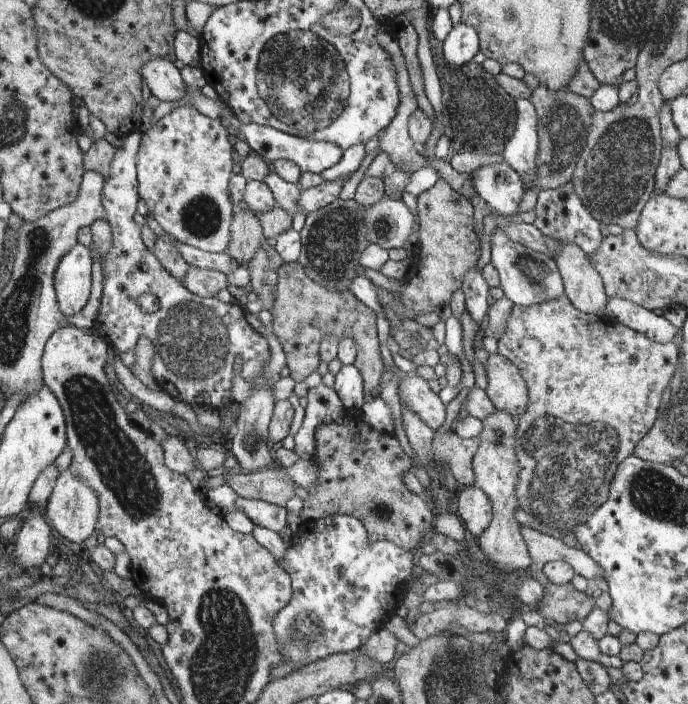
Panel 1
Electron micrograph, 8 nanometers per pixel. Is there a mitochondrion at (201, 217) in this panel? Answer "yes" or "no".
yes

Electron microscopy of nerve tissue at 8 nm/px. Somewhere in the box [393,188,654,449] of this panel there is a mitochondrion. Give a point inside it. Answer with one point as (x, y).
(534, 272)

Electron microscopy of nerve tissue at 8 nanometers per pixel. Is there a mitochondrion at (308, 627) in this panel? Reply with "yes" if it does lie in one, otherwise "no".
yes

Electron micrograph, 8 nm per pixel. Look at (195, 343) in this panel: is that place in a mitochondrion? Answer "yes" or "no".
yes

